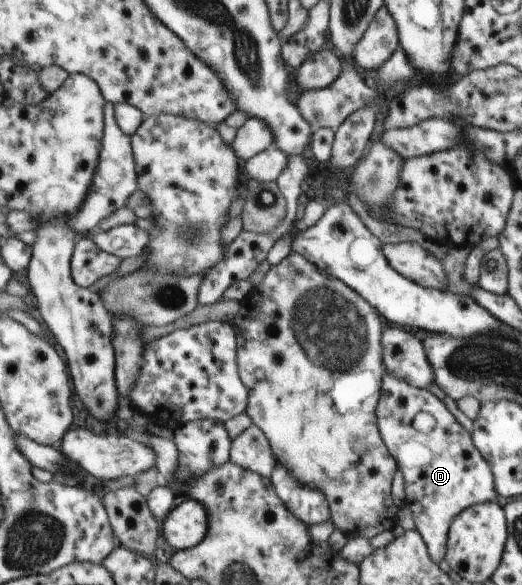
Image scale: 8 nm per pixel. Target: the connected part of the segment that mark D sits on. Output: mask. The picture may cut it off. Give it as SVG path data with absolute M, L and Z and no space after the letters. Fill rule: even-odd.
M390 373L384 374L376 418L380 434L404 476L405 506L413 512L415 529L427 543L429 557L438 564L446 559L448 530L462 510L485 502L501 502L494 488L492 468L480 454L471 433L428 389L412 386ZM419 412L434 416L436 425L431 431L420 432L412 425Z

